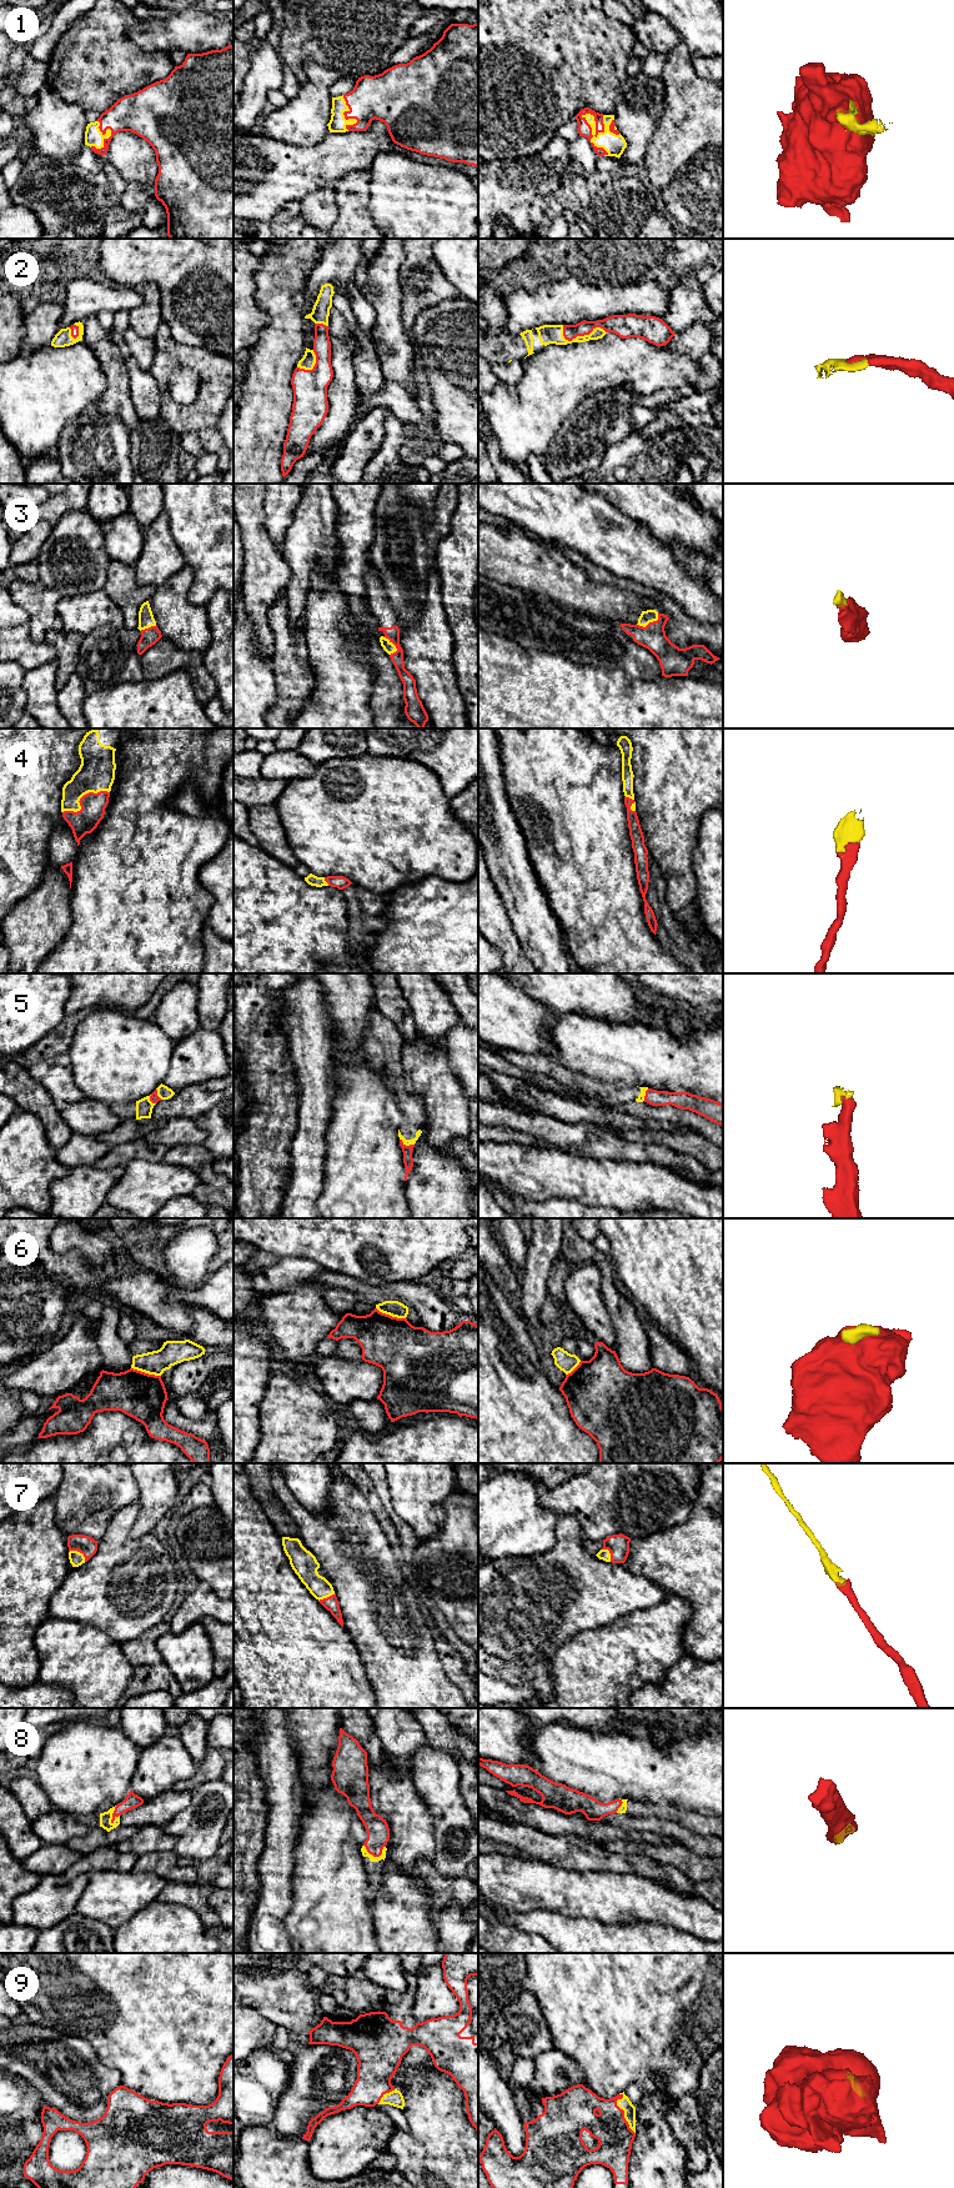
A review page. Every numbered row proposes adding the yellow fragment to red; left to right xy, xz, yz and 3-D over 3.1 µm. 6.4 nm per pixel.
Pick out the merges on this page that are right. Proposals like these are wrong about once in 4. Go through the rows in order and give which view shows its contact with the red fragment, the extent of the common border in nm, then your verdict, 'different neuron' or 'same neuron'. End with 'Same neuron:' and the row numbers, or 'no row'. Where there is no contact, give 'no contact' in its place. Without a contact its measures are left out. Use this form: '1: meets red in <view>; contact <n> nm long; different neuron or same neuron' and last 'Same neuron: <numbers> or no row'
1: meets red in yz; contact 320 nm long; same neuron
2: meets red in yz; contact 300 nm long; same neuron
3: meets red in yz; contact 160 nm long; same neuron
4: meets red in xy; contact 340 nm long; same neuron
5: meets red in xz; contact 100 nm long; same neuron
6: meets red in xy; contact 200 nm long; different neuron
7: meets red in xy; contact 130 nm long; same neuron
8: meets red in xz; contact 140 nm long; same neuron
9: meets red in yz; contact 280 nm long; same neuron
Same neuron: 1, 2, 3, 4, 5, 7, 8, 9

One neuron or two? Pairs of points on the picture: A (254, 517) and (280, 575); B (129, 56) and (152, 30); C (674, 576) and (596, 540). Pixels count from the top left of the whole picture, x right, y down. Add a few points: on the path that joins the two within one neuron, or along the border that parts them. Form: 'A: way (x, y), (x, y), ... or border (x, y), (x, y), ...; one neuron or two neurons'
A: way (254, 531), (260, 555), (266, 561); one neuron
B: border (127, 29), (127, 36), (144, 50), (166, 53); two neurons
C: way (654, 565), (616, 542); one neuron

